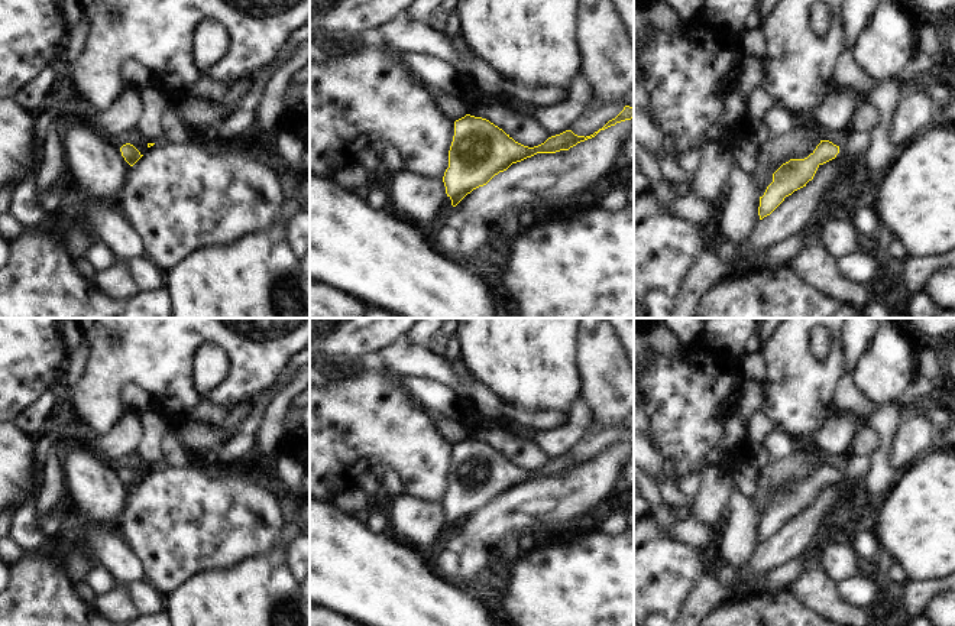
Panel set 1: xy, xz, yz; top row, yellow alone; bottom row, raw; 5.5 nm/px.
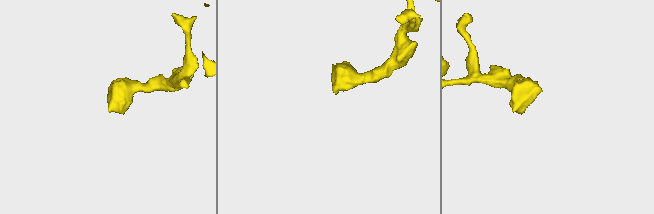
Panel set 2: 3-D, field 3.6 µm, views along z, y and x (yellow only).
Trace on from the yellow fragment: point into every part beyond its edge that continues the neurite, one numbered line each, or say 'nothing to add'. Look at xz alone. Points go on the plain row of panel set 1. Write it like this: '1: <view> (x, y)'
1: xz (439, 545)

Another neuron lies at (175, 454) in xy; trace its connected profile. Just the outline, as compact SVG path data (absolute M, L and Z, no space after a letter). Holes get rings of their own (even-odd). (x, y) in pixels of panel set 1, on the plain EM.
M168 422L168 426L162 438L162 451L165 464L172 467L191 467L198 458L192 455L175 437L174 422Z

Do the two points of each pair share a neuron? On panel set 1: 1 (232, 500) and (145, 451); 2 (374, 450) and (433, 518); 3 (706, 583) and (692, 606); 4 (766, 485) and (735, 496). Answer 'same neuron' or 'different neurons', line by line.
1: different neurons
2: different neurons
3: same neuron
4: different neurons

